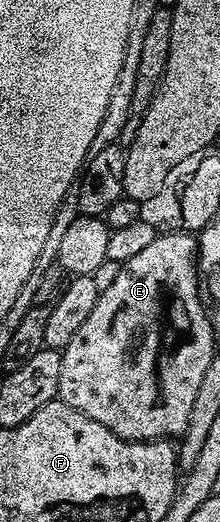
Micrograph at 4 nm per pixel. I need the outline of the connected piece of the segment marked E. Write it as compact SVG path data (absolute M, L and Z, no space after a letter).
M167 230L162 234L156 235L153 242L141 251L141 254L136 254L133 258L129 258L121 264L117 278L113 278L113 286L109 286L109 290L105 290L99 294L97 306L93 306L93 314L89 314L89 318L85 318L85 323L81 325L81 330L77 330L77 334L73 334L73 338L69 338L69 342L61 349L61 382L59 383L58 399L64 400L69 406L73 406L77 410L81 410L81 414L85 414L89 418L93 418L93 422L101 422L101 426L105 426L109 430L113 430L113 434L117 434L122 440L162 440L164 438L179 438L183 432L179 429L181 422L163 422L163 426L151 426L151 420L155 418L149 412L151 400L153 400L153 368L159 366L159 358L155 358L155 350L157 350L157 328L167 328L167 324L173 324L173 290L175 288L185 288L187 284L193 286L193 273L197 271L197 240L192 233L186 230Z

